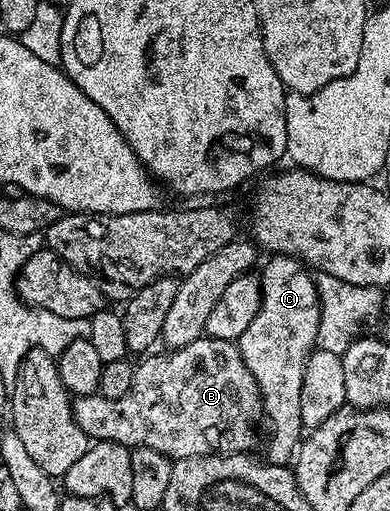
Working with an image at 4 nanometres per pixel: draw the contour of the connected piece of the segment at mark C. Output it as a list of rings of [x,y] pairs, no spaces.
[[[271,255],[266,259],[267,266],[264,267],[263,273],[261,272],[259,310],[253,315],[253,323],[245,327],[245,335],[239,337],[237,344],[245,367],[249,369],[257,383],[264,406],[269,407],[269,413],[271,409],[271,425],[275,430],[271,433],[271,446],[268,447],[266,456],[272,465],[287,465],[294,458],[305,433],[305,426],[301,419],[301,383],[303,373],[307,370],[307,359],[316,348],[319,296],[315,290],[315,280],[302,261],[297,260],[296,257],[278,255]]]

